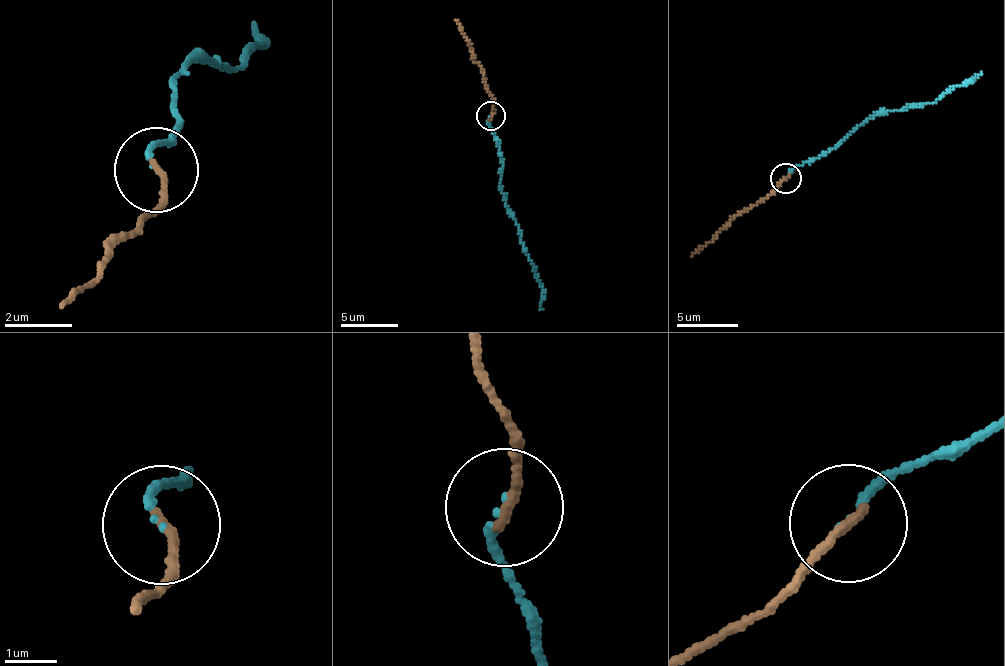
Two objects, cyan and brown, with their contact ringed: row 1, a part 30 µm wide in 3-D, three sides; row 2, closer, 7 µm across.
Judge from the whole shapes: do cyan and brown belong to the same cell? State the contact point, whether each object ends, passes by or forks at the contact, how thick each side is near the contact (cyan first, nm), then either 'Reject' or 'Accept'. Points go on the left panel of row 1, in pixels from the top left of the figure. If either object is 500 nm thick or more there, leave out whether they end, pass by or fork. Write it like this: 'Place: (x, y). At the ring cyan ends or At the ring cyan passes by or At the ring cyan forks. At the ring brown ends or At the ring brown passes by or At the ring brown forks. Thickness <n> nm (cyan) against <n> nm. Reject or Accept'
Place: (156, 170). At the ring cyan ends. At the ring brown ends. Thickness 110 nm (cyan) against 200 nm. Reject

